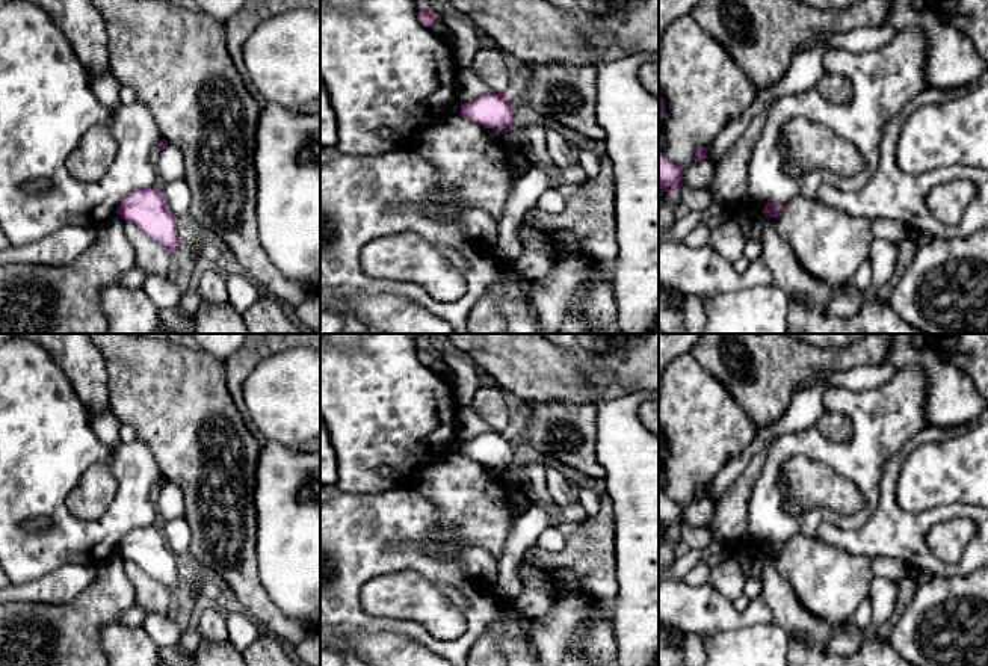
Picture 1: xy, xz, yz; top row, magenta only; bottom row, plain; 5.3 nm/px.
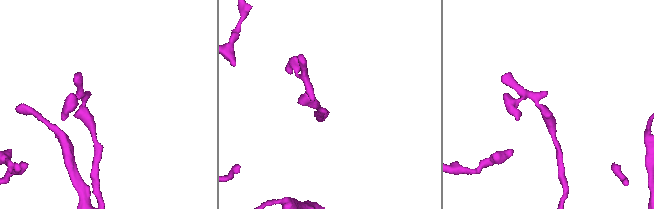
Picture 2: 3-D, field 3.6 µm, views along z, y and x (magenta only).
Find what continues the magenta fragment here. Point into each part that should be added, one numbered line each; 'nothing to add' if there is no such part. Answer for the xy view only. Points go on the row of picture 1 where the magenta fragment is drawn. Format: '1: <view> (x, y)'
nothing to add

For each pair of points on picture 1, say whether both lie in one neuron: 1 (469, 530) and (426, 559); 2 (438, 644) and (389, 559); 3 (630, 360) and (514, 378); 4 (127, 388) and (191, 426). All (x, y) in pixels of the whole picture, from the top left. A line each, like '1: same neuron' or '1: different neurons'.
1: different neurons
2: same neuron
3: same neuron
4: same neuron

